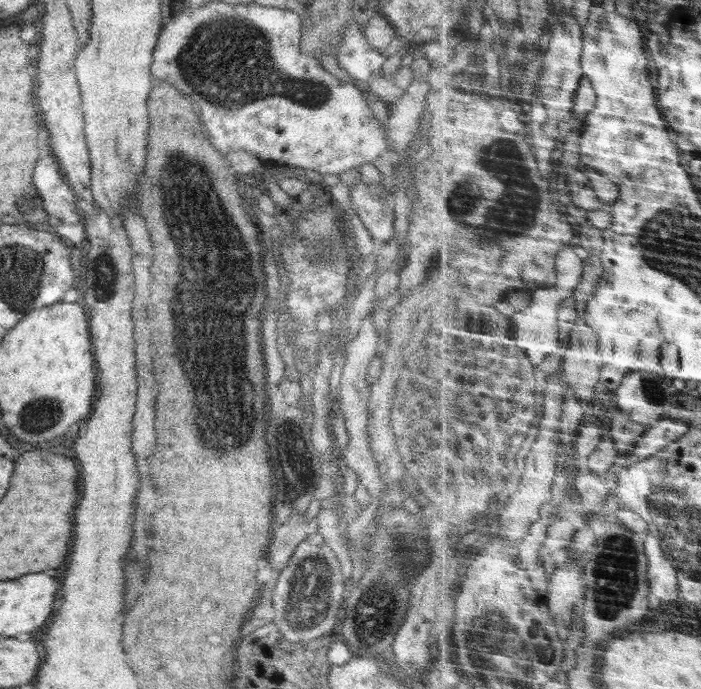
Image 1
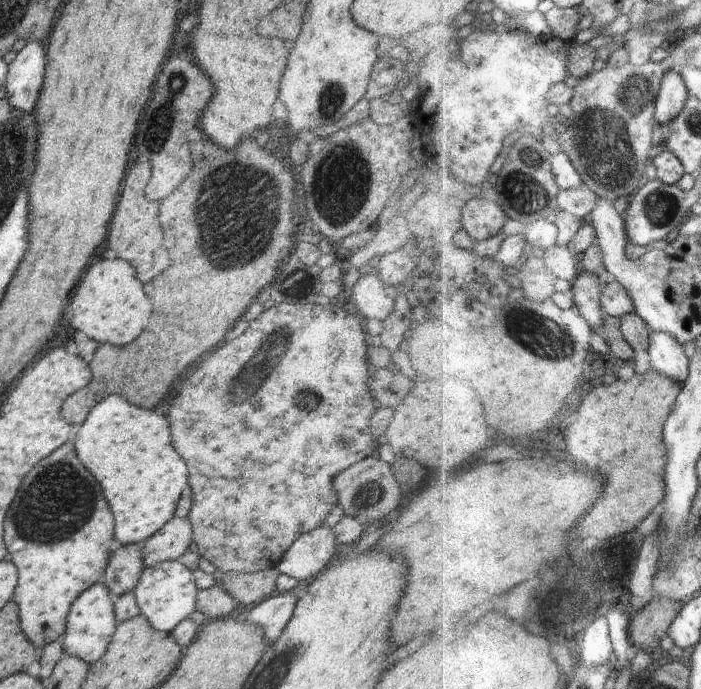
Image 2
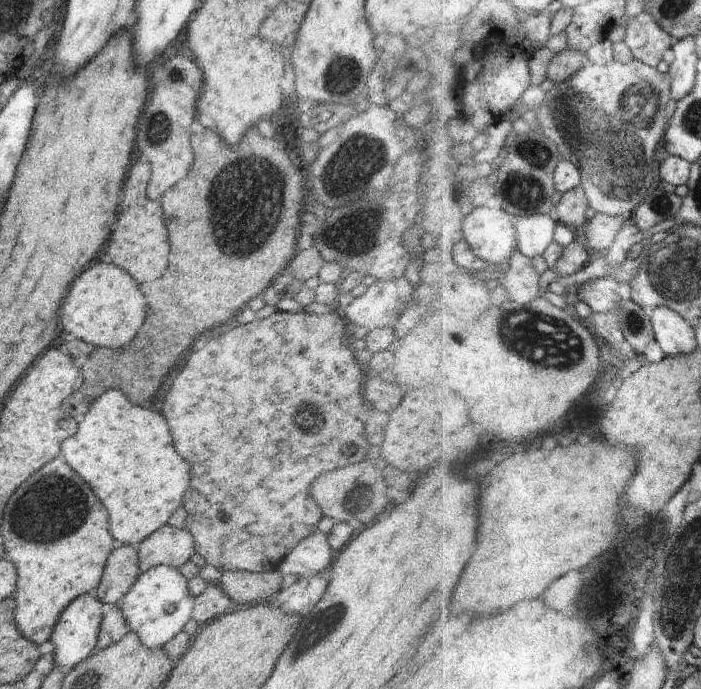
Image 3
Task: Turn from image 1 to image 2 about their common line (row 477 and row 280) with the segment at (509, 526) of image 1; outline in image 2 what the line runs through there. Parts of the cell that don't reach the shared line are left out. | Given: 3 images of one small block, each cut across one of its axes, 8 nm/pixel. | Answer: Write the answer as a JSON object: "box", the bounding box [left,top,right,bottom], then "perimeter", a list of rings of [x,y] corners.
{"box":[521,258,556,302],"perimeter":[[[530,258],[524,266],[522,272],[522,286],[521,294],[528,294],[527,299],[536,300],[537,302],[546,302],[548,298],[552,298],[556,294],[556,274],[552,272],[552,268],[546,264],[544,258]]]}

